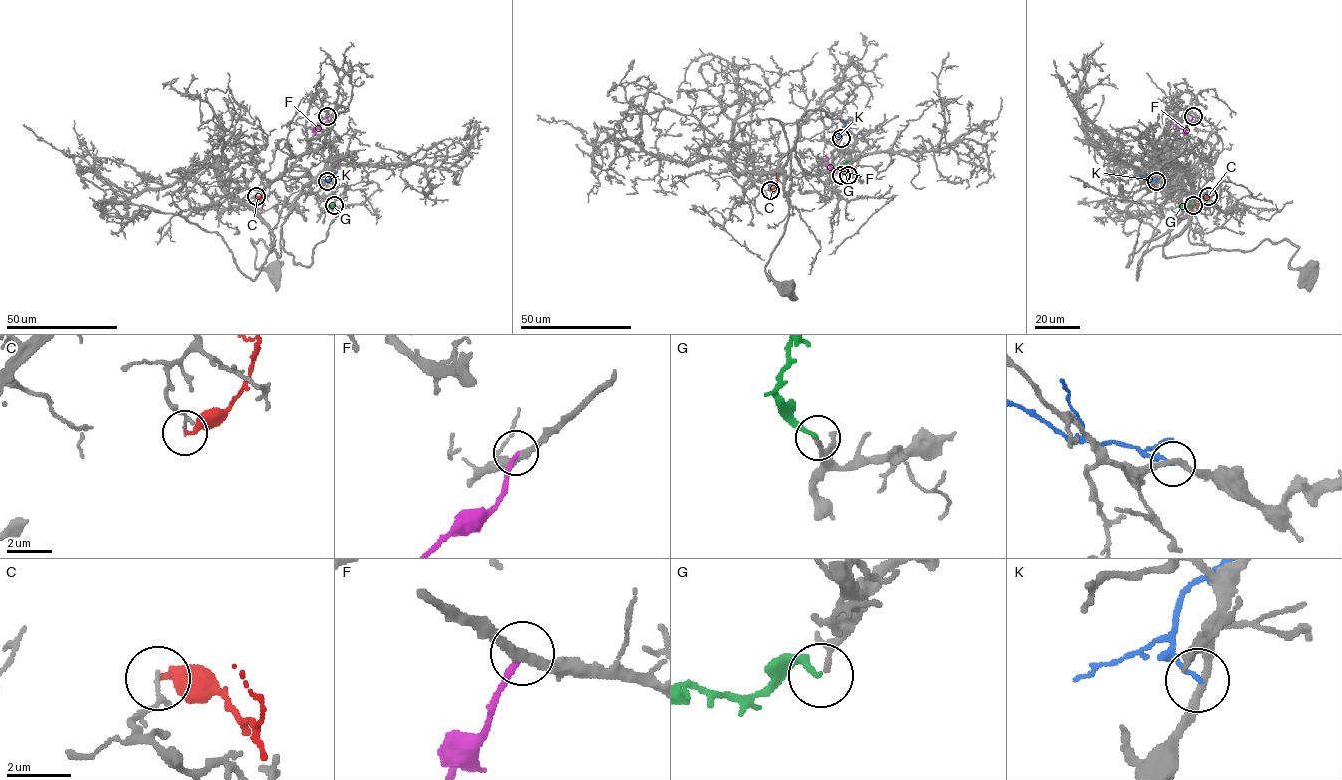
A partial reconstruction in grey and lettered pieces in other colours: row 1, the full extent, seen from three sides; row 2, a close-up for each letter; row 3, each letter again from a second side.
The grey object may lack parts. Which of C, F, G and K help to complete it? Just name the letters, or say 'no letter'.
G

